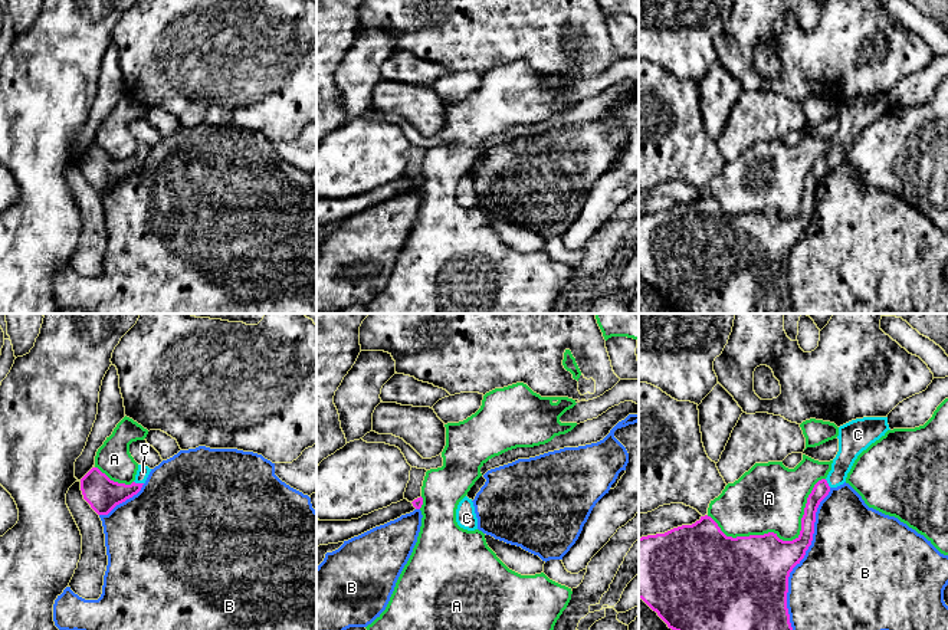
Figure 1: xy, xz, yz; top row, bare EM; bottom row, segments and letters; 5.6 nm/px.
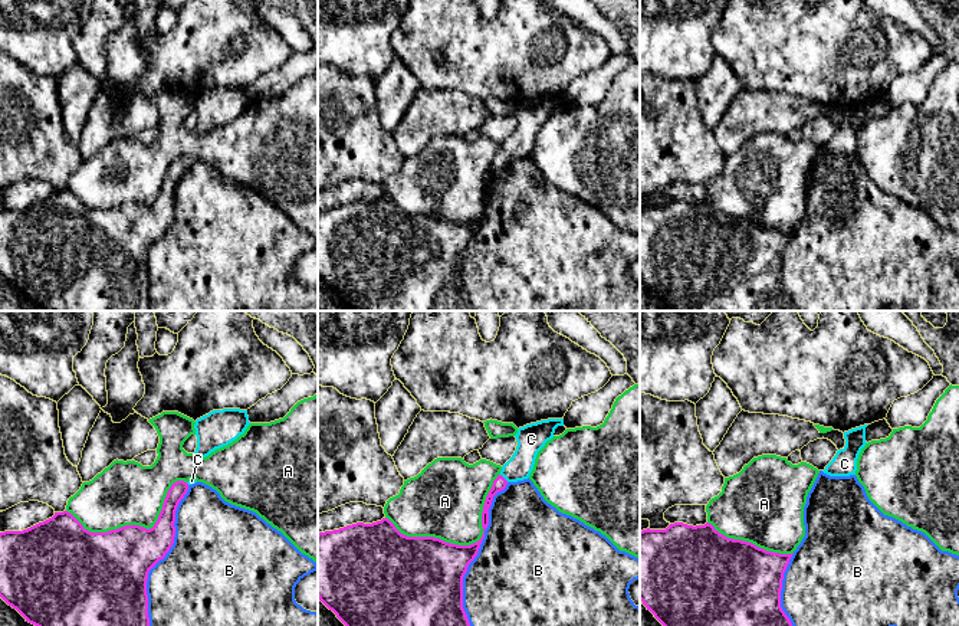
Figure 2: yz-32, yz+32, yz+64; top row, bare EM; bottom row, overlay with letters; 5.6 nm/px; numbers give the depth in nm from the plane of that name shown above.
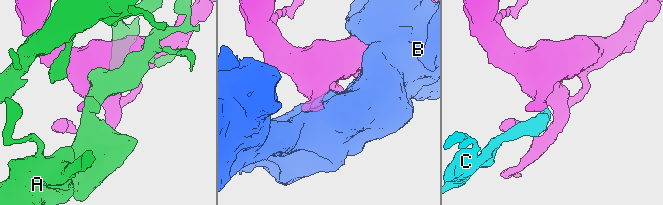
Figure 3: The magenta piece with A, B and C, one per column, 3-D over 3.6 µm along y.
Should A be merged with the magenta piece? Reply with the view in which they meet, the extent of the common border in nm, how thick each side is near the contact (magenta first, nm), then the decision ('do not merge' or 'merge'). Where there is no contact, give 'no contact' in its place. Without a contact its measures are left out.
meets magenta in yz; contact 700 nm long; 420 nm thick on the magenta side, 380 nm on the other; do not merge

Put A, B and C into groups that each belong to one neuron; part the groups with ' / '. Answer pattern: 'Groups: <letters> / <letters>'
Groups: A / B / C

